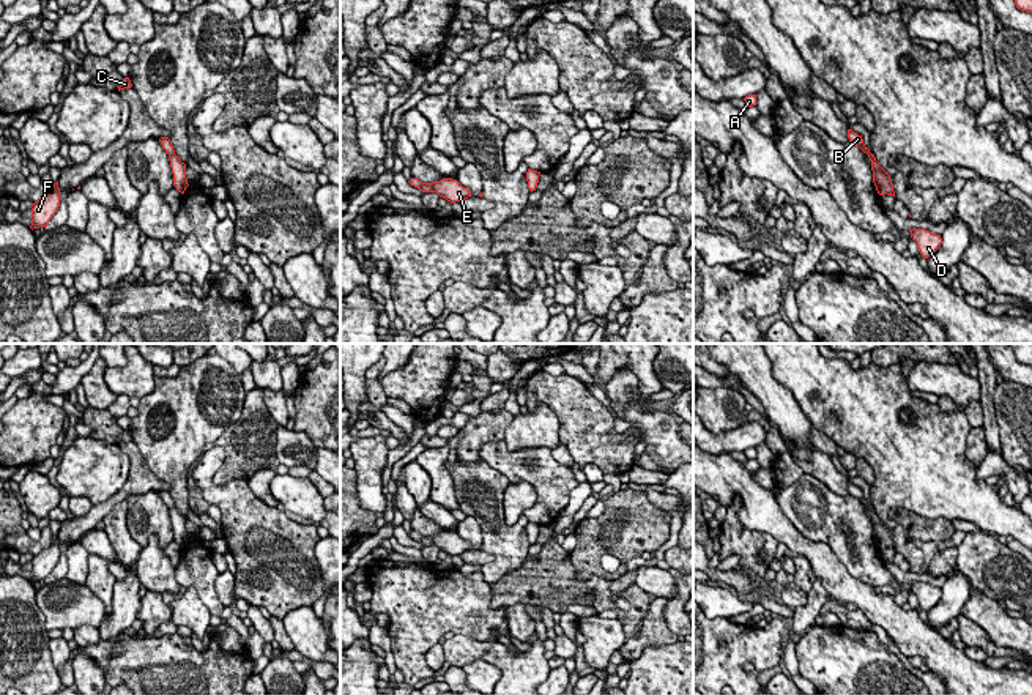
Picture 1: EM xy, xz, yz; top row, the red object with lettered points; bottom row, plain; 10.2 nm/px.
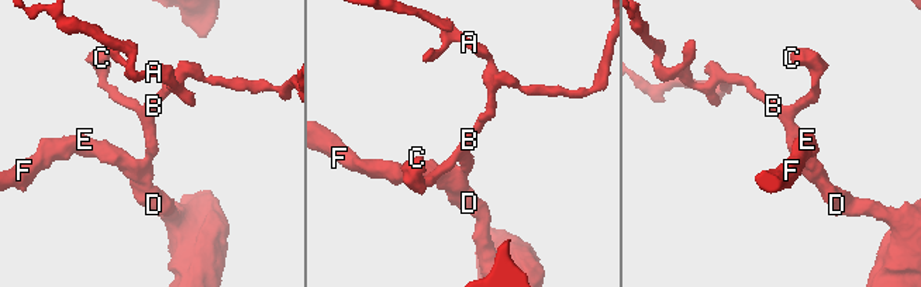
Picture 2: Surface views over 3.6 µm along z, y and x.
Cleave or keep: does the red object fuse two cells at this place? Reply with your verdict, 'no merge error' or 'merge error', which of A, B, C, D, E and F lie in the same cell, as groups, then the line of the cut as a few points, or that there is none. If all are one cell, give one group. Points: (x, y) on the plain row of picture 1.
no merge error; A B C D E F; no cut

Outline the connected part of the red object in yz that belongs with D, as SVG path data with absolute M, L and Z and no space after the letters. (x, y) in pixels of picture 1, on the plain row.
M912 582L909 585L911 591L917 596L922 610L928 611L941 600L942 596L941 588L931 586L925 582Z

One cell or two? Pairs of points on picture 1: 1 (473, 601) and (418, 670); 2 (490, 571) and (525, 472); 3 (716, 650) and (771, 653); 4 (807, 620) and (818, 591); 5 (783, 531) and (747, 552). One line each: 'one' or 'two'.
1: one
2: two
3: one
4: one
5: two

